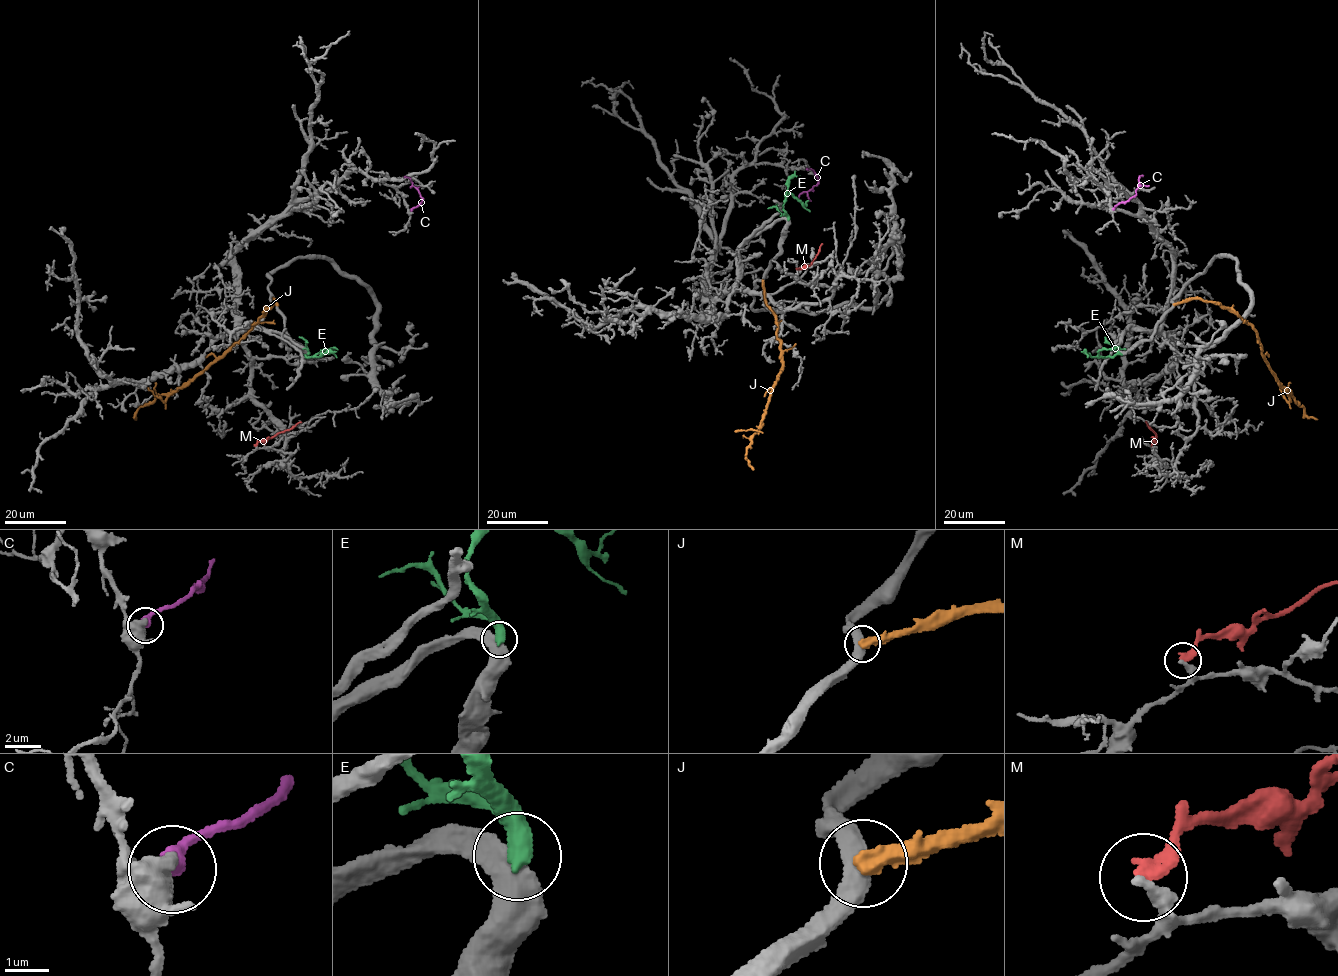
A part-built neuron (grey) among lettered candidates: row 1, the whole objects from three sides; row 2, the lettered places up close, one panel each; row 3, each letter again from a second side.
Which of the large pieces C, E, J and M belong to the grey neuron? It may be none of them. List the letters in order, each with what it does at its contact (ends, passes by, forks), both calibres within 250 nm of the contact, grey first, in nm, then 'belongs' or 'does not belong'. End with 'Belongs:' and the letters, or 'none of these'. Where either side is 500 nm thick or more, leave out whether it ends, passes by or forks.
C: 500 nm thick on the grey side, 380 nm on the other; does not belong
E: 500 nm thick on the grey side, 500 nm on the other; does not belong
J: it ends there; 360 nm thick on the grey side, 400 nm on the other; does not belong
M: it ends there; 280 nm thick on the grey side, 240 nm on the other; does not belong
Belongs: none of these

